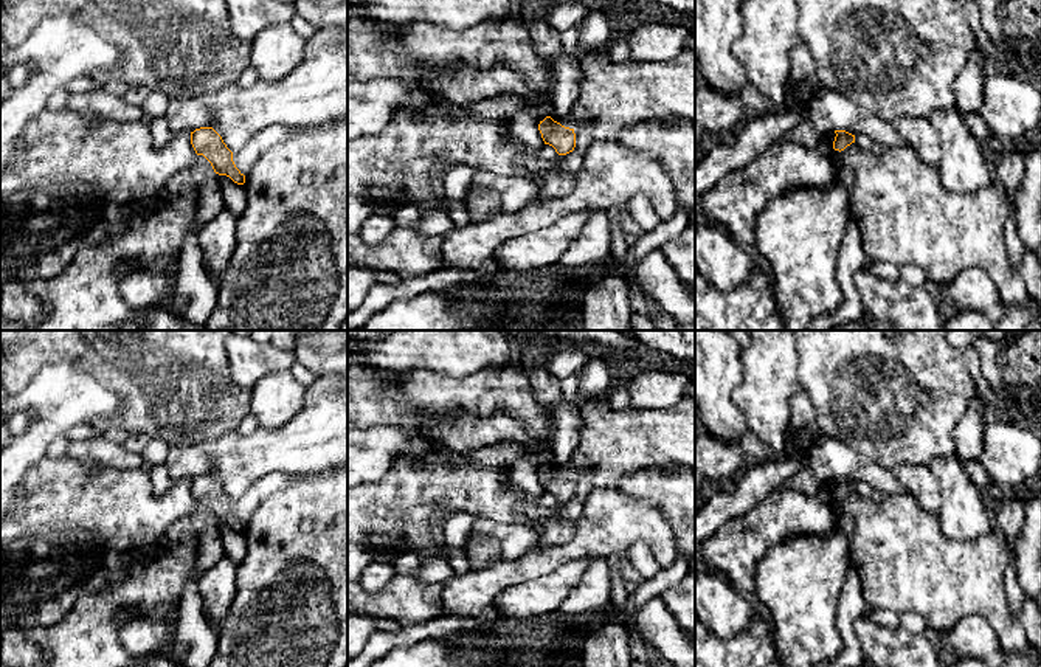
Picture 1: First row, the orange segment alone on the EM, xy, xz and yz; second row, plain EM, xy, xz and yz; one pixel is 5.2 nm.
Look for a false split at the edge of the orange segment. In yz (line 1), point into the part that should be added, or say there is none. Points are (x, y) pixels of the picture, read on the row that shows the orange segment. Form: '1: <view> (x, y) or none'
1: none

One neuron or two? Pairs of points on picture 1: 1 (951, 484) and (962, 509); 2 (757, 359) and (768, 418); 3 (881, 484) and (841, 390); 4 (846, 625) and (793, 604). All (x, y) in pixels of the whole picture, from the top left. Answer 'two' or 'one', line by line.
1: one
2: one
3: two
4: two

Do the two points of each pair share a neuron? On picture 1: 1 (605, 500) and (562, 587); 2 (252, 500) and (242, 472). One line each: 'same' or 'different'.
1: different
2: different

